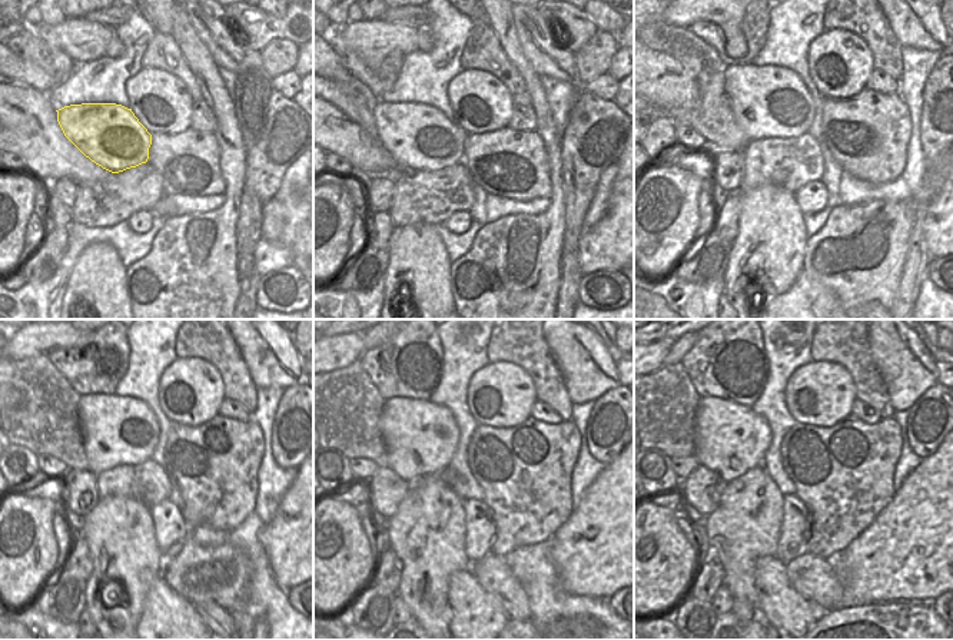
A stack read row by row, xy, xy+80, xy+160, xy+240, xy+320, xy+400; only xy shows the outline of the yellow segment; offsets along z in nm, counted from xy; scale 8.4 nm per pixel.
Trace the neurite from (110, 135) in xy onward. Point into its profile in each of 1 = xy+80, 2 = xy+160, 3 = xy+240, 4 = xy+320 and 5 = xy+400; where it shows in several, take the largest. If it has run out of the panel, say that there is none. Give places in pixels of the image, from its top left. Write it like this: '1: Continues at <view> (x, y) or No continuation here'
1: Continues at xy+80 (421, 138)
2: Continues at xy+160 (721, 123)
3: Continues at xy+240 (80, 448)
4: Continues at xy+320 (399, 443)
5: Continues at xy+400 (719, 447)

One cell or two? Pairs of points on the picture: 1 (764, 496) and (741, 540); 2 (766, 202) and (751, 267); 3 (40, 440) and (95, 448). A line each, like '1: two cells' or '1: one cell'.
1: one cell
2: one cell
3: two cells

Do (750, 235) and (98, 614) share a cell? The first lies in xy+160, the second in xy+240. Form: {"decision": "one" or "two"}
{"decision": "one"}

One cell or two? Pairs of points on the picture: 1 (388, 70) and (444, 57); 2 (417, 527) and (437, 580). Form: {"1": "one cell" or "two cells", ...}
{"1": "two cells", "2": "one cell"}

